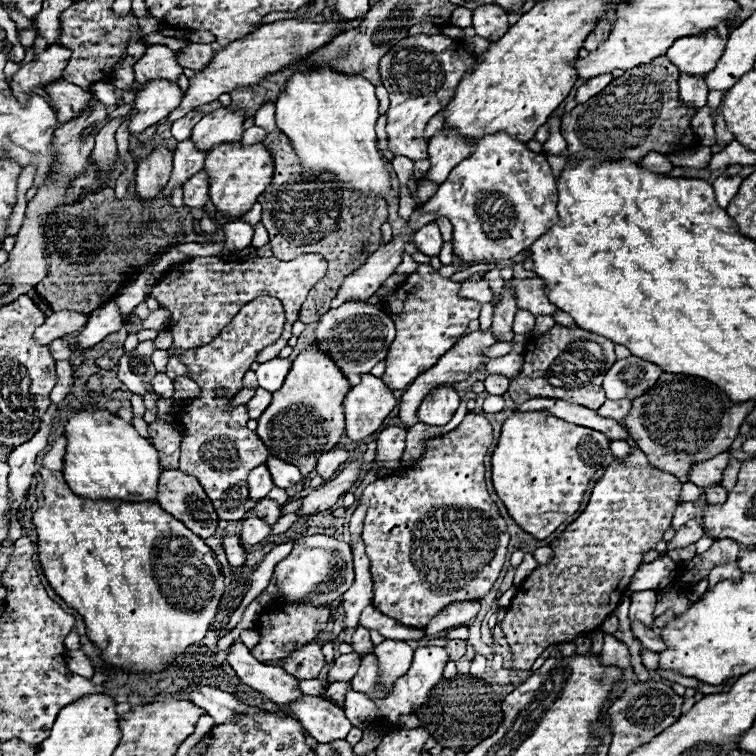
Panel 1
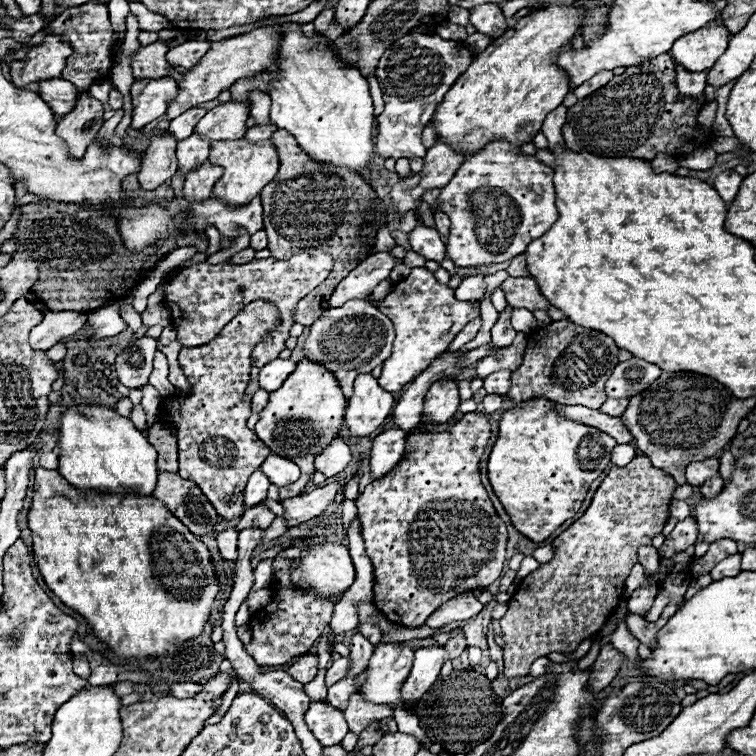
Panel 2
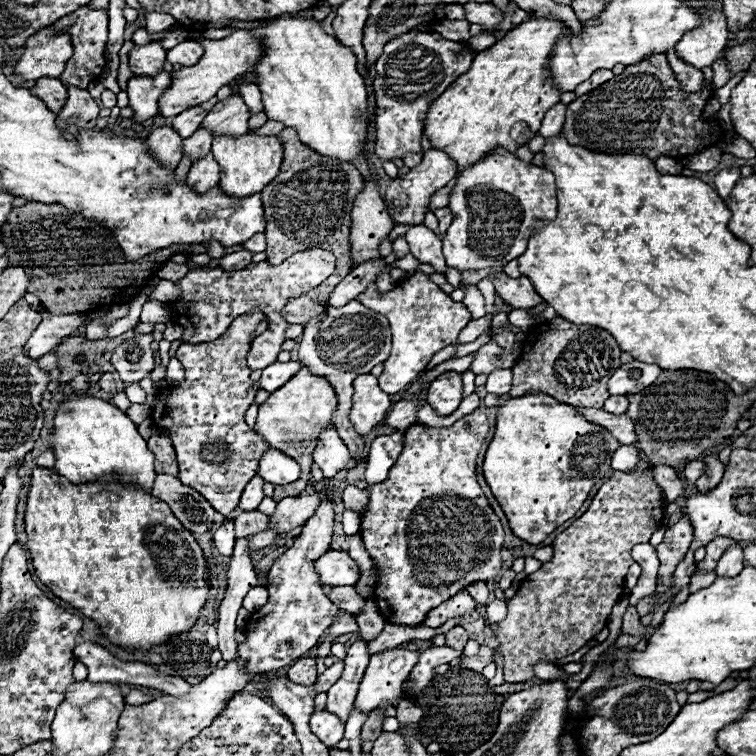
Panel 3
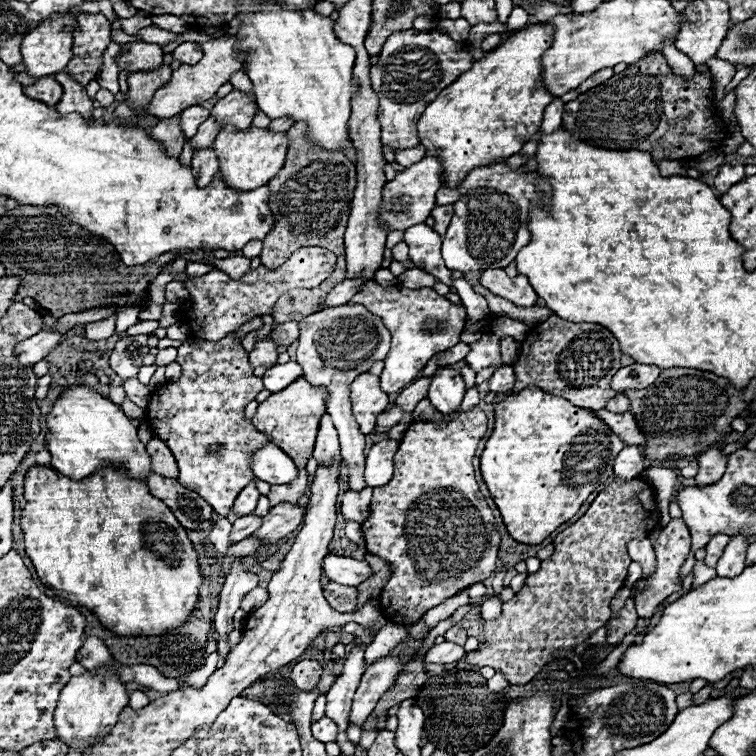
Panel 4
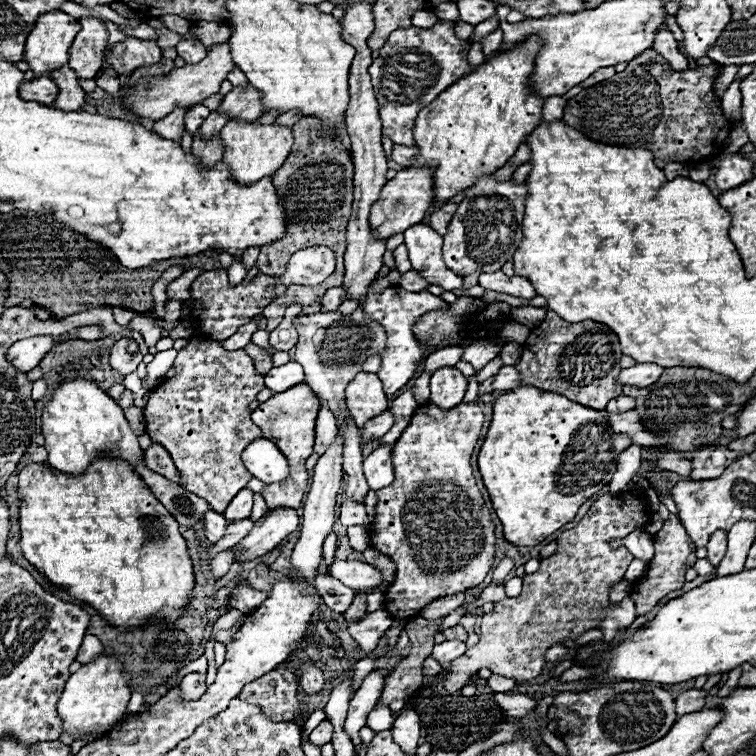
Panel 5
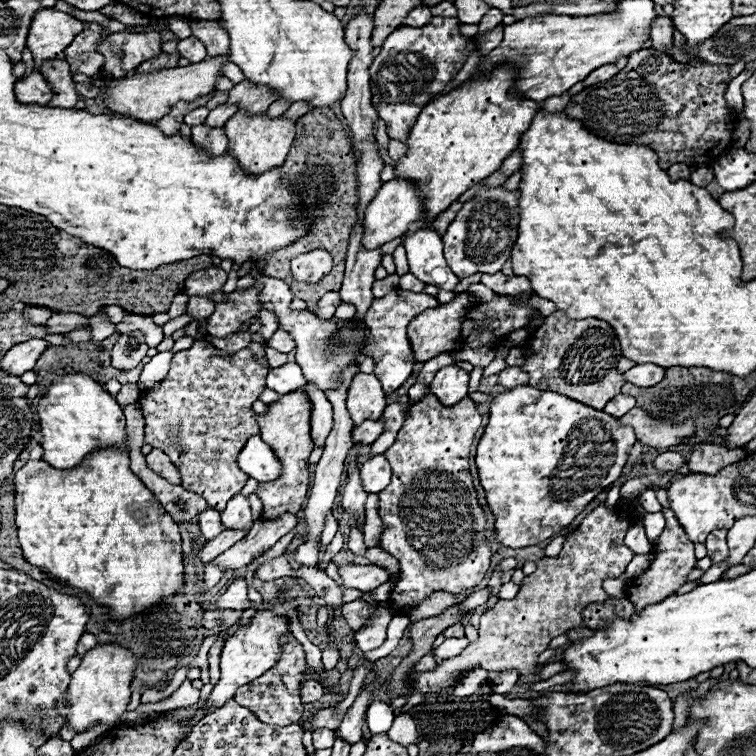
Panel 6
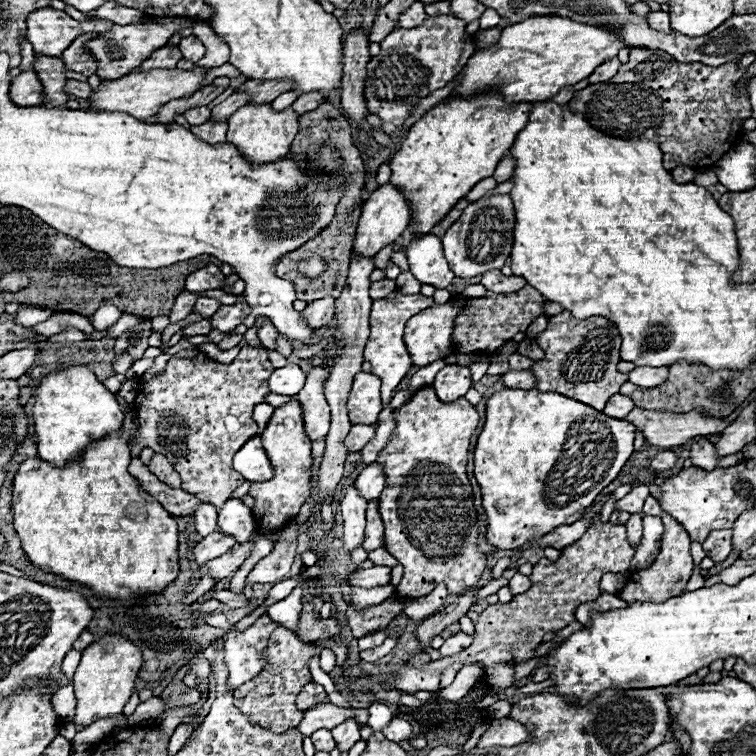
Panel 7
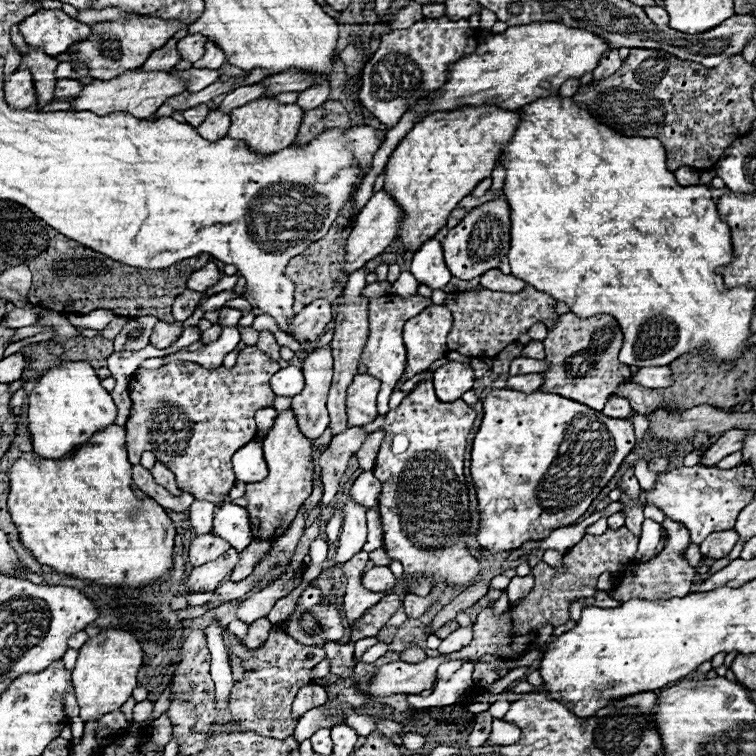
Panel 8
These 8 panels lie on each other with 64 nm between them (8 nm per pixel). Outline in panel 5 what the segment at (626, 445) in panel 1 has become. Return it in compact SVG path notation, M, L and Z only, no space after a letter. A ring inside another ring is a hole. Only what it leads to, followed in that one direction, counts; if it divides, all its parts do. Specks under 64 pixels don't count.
M632 444L632 446L630 446L628 450L624 450L624 454L620 456L618 470L616 470L612 482L608 484L612 496L618 496L618 494L624 490L624 486L632 480L632 476L638 474L638 468L640 468L640 454L642 454L642 446Z

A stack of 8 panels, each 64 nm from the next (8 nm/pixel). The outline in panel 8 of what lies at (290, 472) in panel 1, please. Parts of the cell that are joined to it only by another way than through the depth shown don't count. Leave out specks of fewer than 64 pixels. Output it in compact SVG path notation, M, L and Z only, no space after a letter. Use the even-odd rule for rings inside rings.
M252 440L252 442L248 442L248 446L242 446L232 456L232 464L234 464L234 474L236 474L238 482L246 482L246 484L260 482L262 478L268 476L260 440Z

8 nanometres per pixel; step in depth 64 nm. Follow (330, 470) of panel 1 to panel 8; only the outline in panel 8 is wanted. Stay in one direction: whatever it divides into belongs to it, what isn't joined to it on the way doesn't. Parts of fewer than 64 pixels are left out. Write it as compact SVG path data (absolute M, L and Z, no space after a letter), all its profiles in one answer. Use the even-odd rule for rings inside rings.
M330 344L314 350L302 366L304 372L304 390L292 398L292 412L296 416L300 432L308 440L316 440L328 428L330 418L326 410L326 396L332 384L332 348Z

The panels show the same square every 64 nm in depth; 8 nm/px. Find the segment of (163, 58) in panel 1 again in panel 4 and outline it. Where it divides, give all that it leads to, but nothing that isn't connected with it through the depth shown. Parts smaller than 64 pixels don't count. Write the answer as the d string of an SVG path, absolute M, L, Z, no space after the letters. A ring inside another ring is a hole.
M130 42L130 48L126 52L120 52L118 66L126 72L138 72L138 70L150 70L158 68L162 64L162 48L158 44L148 42Z

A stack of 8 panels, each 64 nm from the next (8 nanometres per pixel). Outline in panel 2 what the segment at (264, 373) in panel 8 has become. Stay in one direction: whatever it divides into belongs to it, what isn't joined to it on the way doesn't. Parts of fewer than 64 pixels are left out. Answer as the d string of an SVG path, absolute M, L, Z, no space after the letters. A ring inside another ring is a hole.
M264 300L248 304L224 330L208 344L182 348L178 362L184 368L190 390L162 398L158 418L176 430L180 476L192 480L212 502L224 520L236 520L244 512L244 488L248 478L260 468L260 462L270 454L270 448L246 428L252 396L246 394L250 380L252 348L276 326L278 310Z

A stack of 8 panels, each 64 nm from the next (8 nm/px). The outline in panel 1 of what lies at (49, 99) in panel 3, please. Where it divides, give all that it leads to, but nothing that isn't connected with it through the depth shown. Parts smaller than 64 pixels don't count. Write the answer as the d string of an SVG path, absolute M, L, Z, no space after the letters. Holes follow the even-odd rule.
M64 80L50 82L44 86L44 90L58 114L60 124L68 122L68 118L76 118L76 114L80 114L80 110L84 110L84 106L88 106L88 102L94 100L90 92L80 90L78 86L72 86Z

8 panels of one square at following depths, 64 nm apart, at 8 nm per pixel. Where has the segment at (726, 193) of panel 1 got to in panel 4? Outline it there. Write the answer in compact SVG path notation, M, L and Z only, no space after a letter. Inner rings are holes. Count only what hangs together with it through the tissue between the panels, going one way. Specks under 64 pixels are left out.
M730 160L730 162L722 164L722 168L720 168L720 172L718 172L716 180L714 180L714 186L718 188L720 194L724 194L730 186L742 182L744 178L746 178L746 174L744 174L744 164L738 162L738 160Z

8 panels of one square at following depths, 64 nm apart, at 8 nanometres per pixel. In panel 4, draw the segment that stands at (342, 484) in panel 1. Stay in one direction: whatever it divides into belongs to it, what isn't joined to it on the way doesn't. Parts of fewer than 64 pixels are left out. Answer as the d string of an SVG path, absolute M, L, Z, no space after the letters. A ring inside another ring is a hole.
M278 504L274 506L264 518L262 526L252 534L252 538L258 538L264 542L264 546L272 546L278 540L286 538L290 532L294 532L306 514L306 506L298 504Z

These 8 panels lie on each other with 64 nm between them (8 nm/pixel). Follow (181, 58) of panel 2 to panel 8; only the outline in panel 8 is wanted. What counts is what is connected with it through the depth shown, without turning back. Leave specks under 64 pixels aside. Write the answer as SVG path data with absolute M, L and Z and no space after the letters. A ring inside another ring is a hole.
M192 34L192 36L186 36L178 42L178 52L184 60L188 62L196 62L204 56L206 52L206 38L200 36L200 34Z

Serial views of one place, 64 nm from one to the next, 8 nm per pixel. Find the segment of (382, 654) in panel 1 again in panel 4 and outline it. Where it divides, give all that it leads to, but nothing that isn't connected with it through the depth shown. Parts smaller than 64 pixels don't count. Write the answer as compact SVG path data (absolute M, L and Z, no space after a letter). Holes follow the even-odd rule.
M384 656L364 672L362 682L360 682L356 696L354 696L350 724L362 726L368 720L376 702L394 684L398 672L404 670L408 660L412 660L412 658L414 656Z

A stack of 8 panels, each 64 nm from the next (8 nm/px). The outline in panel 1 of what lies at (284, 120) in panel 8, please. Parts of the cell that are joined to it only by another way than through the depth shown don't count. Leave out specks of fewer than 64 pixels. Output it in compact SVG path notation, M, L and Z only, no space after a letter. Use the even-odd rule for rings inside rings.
M228 142L208 150L204 168L210 174L210 200L214 202L214 206L230 216L240 216L252 208L252 204L258 200L264 188L272 182L274 158L262 142L252 146L244 146L240 142Z

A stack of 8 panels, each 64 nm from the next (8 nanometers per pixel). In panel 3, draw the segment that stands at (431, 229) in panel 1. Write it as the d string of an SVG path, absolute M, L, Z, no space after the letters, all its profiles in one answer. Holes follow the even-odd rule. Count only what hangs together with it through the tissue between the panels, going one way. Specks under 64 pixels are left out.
M423 224L415 225L404 235L410 253L421 263L430 264L434 272L446 274L446 262L442 256L442 240Z

